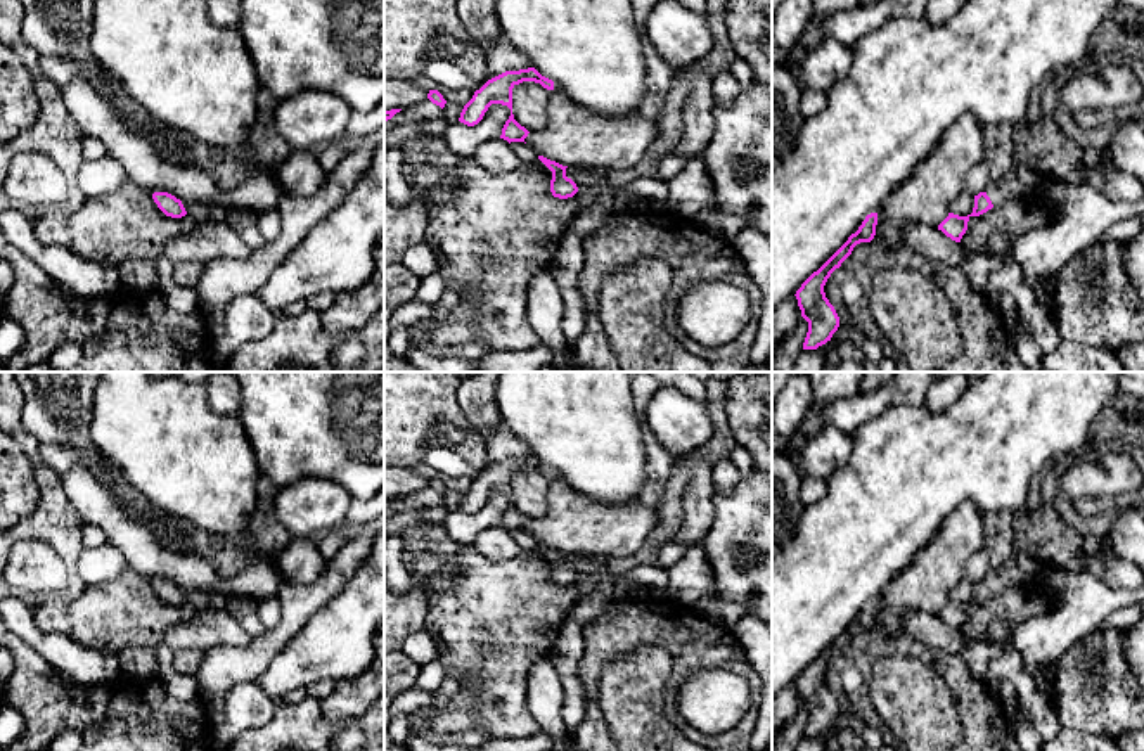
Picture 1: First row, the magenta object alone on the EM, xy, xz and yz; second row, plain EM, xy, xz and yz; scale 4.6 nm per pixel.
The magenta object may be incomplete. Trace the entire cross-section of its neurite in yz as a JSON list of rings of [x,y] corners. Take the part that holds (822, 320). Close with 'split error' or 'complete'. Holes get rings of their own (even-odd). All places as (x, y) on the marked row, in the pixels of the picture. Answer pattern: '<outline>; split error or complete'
[[[877,213],[865,216],[862,225],[848,241],[796,291],[801,317],[808,322],[808,332],[803,350],[817,350],[831,341],[839,327],[839,317],[824,292],[824,286],[831,273],[852,254],[853,247],[860,242],[871,242],[876,235]]]; complete

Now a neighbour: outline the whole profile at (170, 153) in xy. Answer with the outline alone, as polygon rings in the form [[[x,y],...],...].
[[[106,73],[106,90],[100,92],[104,99],[116,109],[119,119],[135,133],[144,137],[156,151],[156,154],[168,164],[177,164],[183,159],[183,149],[168,138],[164,144],[156,144],[149,132],[132,121],[116,104],[116,90],[119,85]]]

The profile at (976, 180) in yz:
[[[983,161],[966,175],[964,189],[971,196],[978,196],[980,192],[985,192],[988,183],[990,183],[990,168],[987,161]]]

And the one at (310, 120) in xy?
[[[305,90],[272,100],[273,123],[292,151],[320,151],[346,133],[353,109],[339,97]]]

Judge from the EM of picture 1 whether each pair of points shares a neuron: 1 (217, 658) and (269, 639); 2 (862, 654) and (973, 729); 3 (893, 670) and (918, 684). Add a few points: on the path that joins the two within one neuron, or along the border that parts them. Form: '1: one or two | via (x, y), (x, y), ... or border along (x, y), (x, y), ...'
1: one | via (229, 658), (250, 658), (257, 651)
2: one | via (899, 644), (935, 658), (968, 693)
3: one | via (899, 675), (907, 684), (912, 684)

